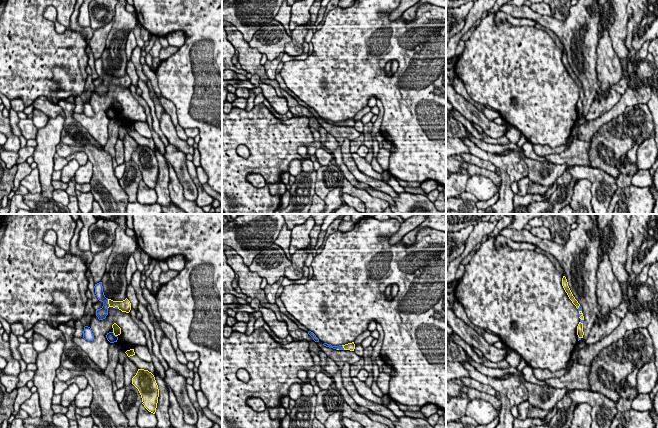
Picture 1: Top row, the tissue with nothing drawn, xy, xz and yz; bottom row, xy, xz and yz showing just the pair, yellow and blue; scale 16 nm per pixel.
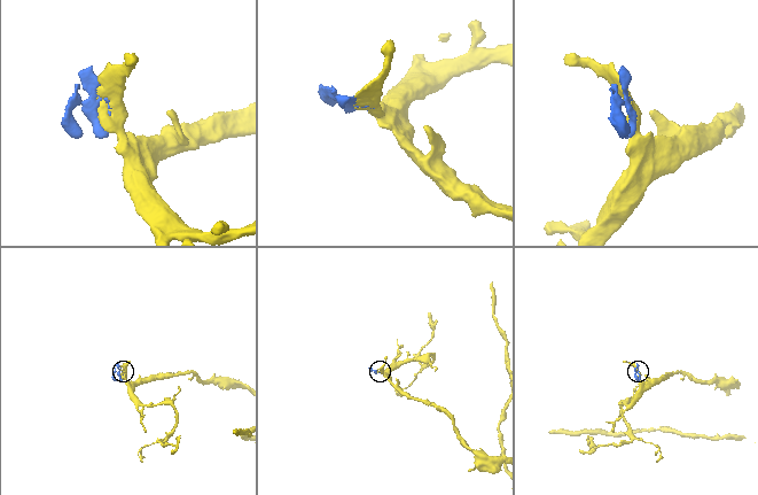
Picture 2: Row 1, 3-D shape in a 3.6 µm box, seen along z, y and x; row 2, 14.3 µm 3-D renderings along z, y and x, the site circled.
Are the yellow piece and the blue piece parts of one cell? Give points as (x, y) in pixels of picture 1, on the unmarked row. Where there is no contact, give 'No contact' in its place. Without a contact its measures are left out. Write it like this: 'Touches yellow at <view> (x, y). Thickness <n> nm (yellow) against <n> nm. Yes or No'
Touches yellow at xy (108, 79). Thickness 160 nm (yellow) against 170 nm. Yes

